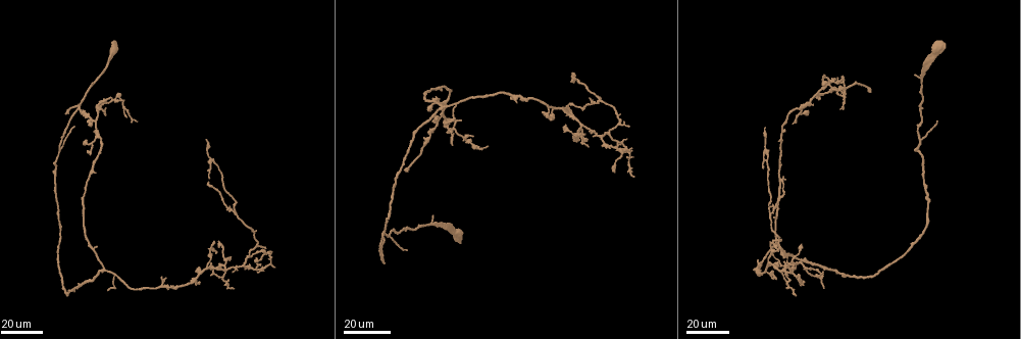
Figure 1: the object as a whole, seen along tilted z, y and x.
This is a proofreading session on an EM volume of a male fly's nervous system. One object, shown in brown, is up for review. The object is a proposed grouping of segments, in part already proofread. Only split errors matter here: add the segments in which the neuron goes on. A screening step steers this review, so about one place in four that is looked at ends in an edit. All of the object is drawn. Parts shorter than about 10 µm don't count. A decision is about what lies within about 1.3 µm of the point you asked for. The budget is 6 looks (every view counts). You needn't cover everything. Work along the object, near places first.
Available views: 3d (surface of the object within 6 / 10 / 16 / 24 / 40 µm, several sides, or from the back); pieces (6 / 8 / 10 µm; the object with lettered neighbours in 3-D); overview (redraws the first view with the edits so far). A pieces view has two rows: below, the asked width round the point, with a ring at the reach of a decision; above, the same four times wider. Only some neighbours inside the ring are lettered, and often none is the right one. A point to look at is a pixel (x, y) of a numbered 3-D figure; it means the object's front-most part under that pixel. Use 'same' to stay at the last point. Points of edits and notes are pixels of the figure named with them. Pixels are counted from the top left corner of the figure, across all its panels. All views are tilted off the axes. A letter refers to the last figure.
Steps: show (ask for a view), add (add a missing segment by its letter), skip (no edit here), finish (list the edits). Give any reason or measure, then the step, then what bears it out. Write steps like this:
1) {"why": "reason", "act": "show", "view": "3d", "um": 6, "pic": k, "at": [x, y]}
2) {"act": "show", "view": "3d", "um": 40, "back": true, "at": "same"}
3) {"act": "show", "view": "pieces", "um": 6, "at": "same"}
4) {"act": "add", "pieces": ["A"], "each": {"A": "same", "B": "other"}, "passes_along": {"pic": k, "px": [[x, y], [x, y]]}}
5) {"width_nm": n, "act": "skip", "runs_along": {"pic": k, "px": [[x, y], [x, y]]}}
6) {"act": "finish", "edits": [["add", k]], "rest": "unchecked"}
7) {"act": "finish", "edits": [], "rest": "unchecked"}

{"why": "an open end", "act": "show", "view": "3d", "um": 24, "pic": 1, "at": [870, 91]}

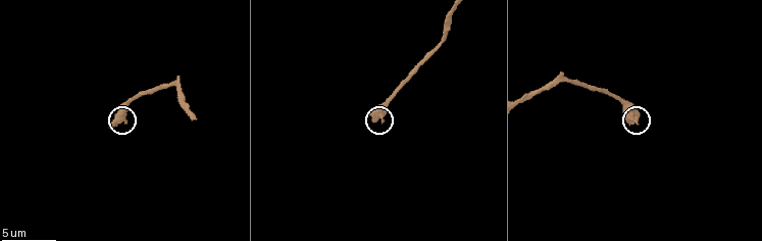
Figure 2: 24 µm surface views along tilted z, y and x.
{"act": "show", "view": "pieces", "um": 10, "pic": 2, "at": [368, 112]}

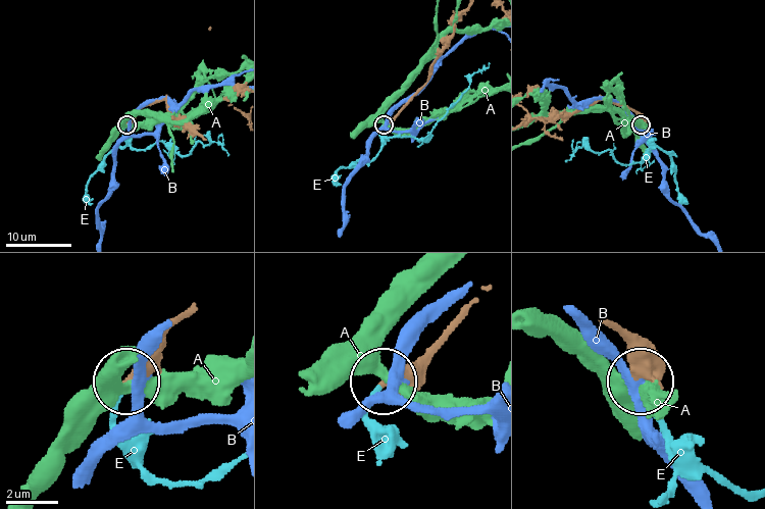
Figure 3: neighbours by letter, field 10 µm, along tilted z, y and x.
{"act": "add", "pieces": ["E"], "each": {"A": "other", "B": "other", "E": "same"}, "found": "the neuron continues"}

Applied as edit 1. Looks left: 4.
{"act": "show", "view": "overview"}

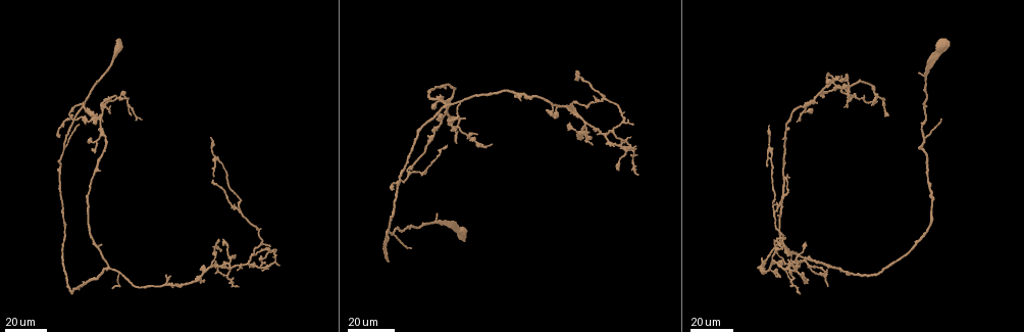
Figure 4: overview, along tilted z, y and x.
{"why": "tapers out", "act": "show", "view": "3d", "um": 40, "pic": 4, "at": [827, 74]}

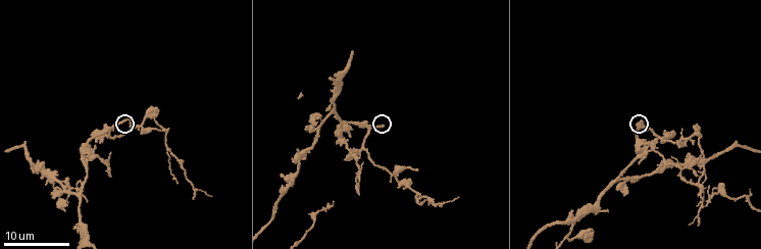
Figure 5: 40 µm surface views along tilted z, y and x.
{"act": "show", "view": "pieces", "um": 8, "pic": 5, "at": [384, 126]}

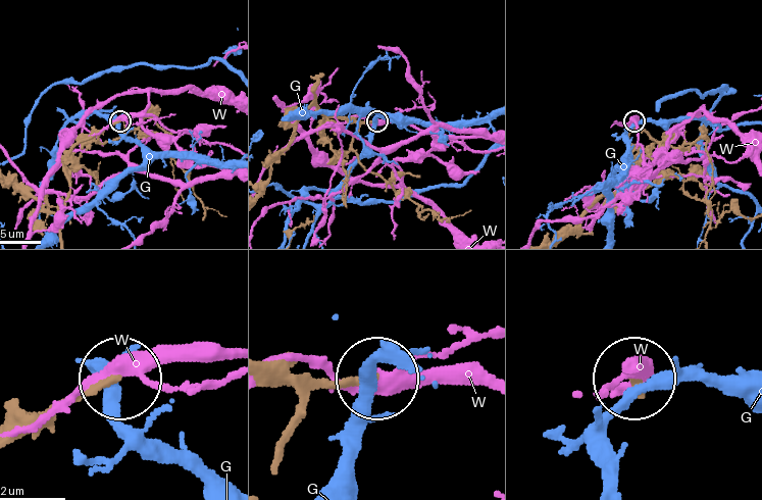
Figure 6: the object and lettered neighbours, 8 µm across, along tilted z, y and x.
{"width_nm": 200, "act": "skip", "each": {"G": "other", "W": "other"}, "runs_along": {"pic": 6, "px": [[14, 443], [119, 380]]}, "found": "none of them fits"}

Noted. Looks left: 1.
{"act": "finish", "edits": [["add", 3]], "rest": "unchecked"}

